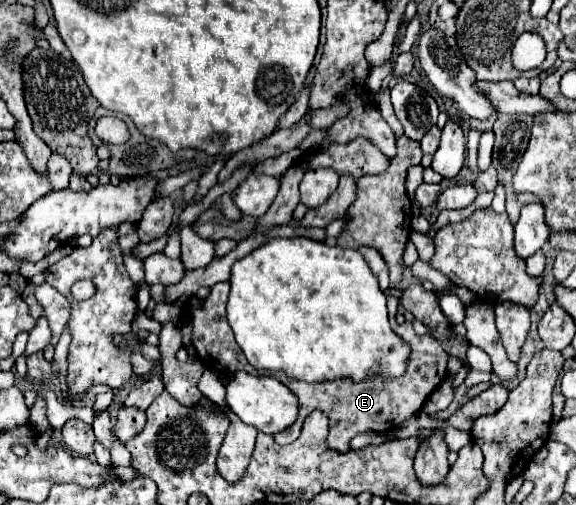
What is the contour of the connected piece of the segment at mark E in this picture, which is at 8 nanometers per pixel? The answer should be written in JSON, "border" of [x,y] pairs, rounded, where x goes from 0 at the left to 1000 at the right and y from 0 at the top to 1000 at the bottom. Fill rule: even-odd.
{"border":[[[674,588],[674,626],[681,653],[712,685],[712,717],[705,725],[705,741],[698,749],[635,749],[635,756],[615,756],[611,749],[587,749],[587,756],[559,756],[552,764],[524,756],[524,764],[514,764],[514,780],[521,792],[521,820],[517,832],[497,851],[476,863],[483,879],[507,879],[524,851],[528,828],[542,812],[559,812],[569,832],[573,832],[573,859],[569,859],[569,883],[587,895],[604,895],[604,875],[611,863],[622,855],[674,855],[684,848],[684,828],[688,828],[688,848],[715,828],[729,808],[736,804],[740,788],[764,764],[764,756],[774,749],[774,721],[778,721],[778,701],[771,689],[753,677],[747,665],[726,665],[715,653],[712,638],[688,642],[684,626],[691,614],[693,594],[688,588]]]}

